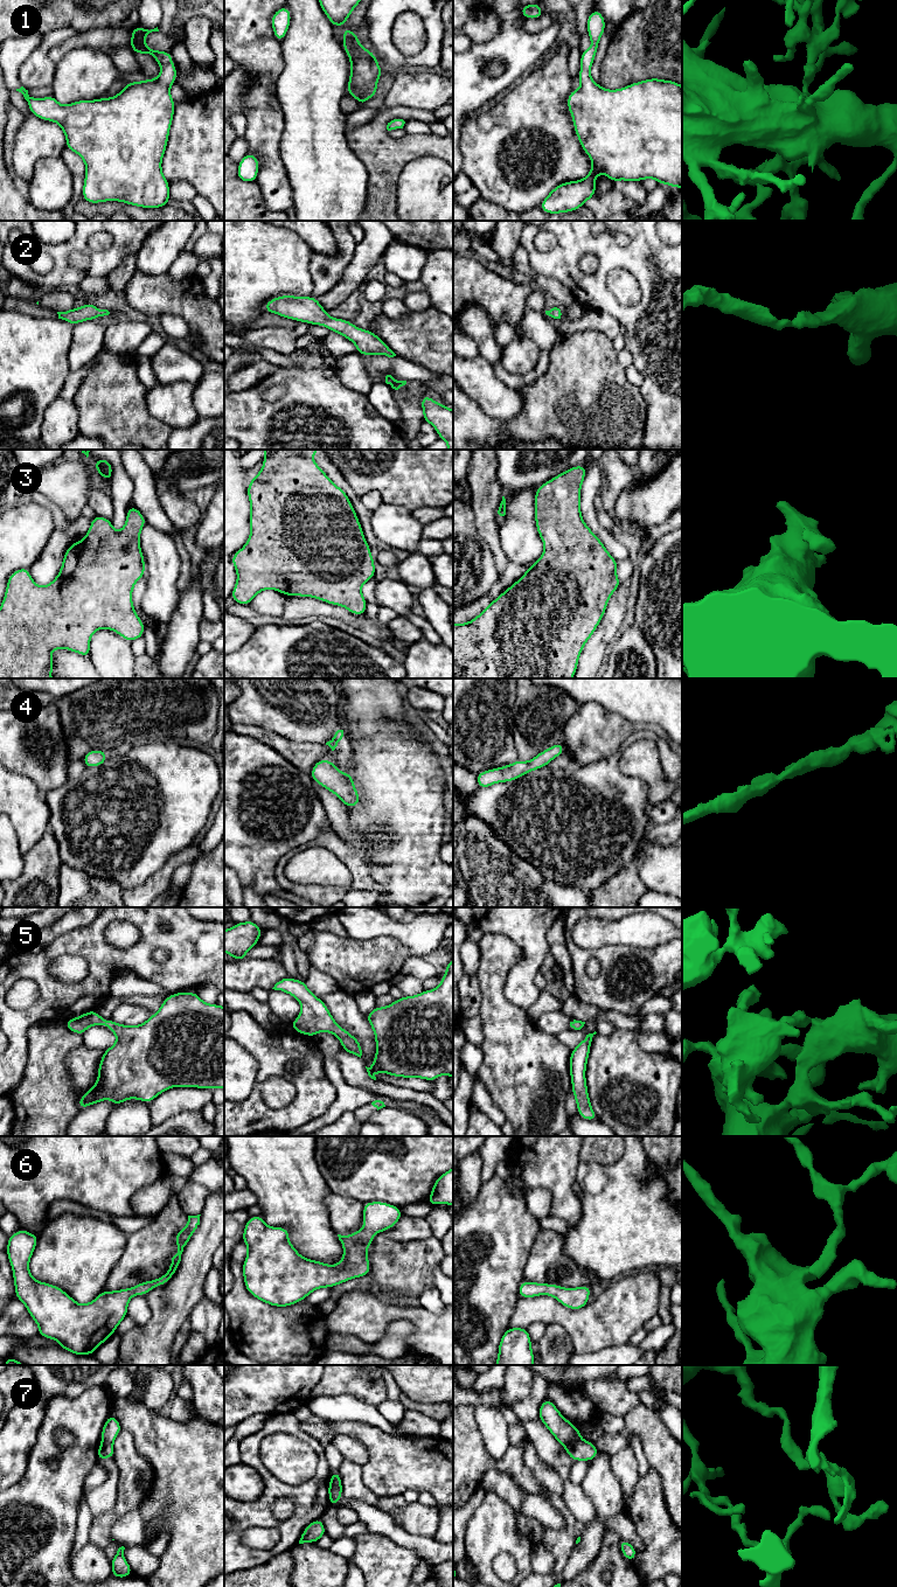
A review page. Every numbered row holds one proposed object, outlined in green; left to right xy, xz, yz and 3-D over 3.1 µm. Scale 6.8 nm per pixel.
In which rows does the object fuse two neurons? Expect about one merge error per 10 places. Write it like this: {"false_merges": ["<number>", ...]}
{"false_merges": ["7"]}

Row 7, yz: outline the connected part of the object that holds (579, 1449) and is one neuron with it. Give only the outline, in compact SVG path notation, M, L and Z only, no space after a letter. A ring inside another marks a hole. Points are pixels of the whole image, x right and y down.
M582 1438L564 1447L573 1462L585 1460L591 1462L599 1453L593 1442L585 1441Z

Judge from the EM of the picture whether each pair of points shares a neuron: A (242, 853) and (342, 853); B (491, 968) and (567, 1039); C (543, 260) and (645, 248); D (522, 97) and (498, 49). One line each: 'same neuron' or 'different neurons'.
A: different neurons
B: different neurons
C: same neuron
D: different neurons

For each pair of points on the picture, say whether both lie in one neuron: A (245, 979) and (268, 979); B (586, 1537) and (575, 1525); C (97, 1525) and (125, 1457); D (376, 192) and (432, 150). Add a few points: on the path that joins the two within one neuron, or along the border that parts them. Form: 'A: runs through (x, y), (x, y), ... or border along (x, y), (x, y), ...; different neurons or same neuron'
A: runs through (251, 979), (262, 979); same neuron
B: border along (585, 1524), (585, 1528), (578, 1536); different neurons
C: runs through (115, 1512), (127, 1500), (127, 1475); same neuron
D: runs through (384, 175), (410, 150), (416, 150); same neuron

